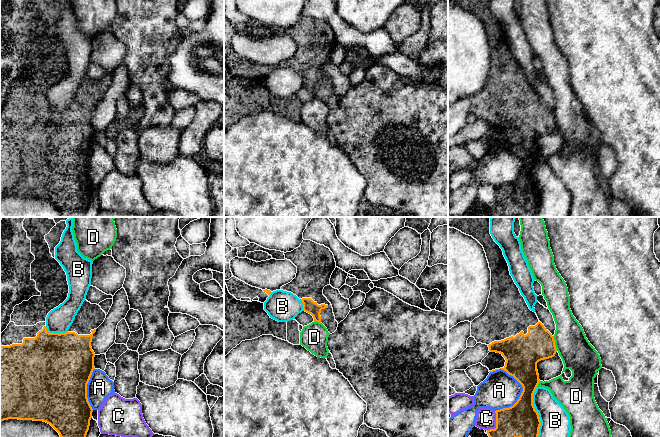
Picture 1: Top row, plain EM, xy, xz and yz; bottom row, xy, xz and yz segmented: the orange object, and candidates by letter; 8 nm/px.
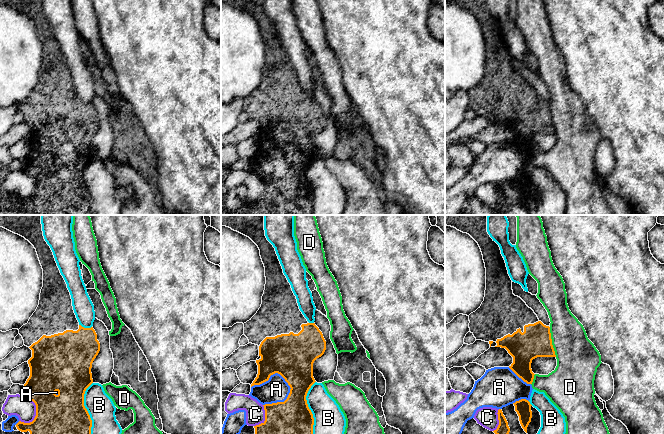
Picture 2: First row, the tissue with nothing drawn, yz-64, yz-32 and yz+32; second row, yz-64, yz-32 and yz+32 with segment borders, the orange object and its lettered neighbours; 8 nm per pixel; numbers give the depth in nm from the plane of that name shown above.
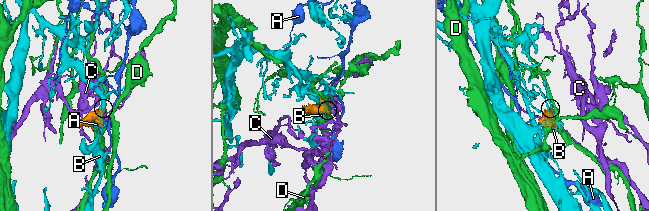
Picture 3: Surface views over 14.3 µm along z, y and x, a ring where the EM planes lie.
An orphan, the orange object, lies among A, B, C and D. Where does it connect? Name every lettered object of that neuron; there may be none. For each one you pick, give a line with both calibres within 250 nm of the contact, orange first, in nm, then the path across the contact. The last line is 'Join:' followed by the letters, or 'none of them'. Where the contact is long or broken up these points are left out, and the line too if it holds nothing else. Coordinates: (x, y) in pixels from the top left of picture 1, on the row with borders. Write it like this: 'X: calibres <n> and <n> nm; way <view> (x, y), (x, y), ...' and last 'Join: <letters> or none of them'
Join: none of them

